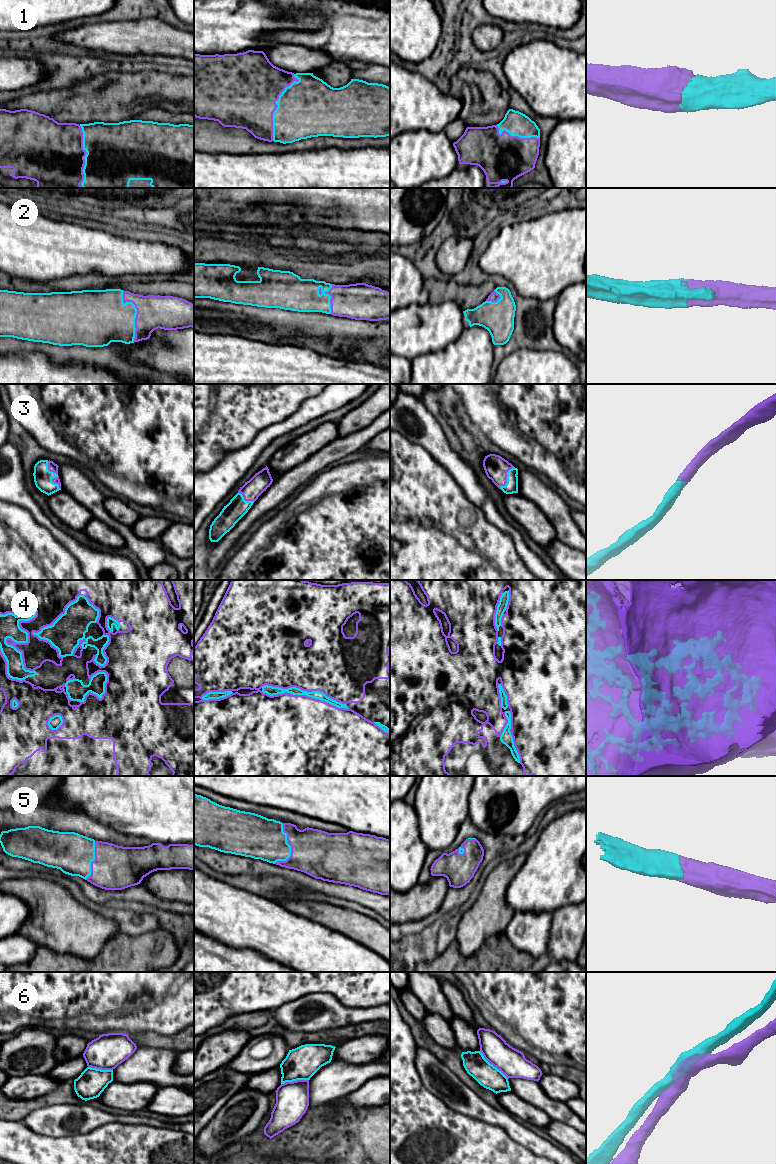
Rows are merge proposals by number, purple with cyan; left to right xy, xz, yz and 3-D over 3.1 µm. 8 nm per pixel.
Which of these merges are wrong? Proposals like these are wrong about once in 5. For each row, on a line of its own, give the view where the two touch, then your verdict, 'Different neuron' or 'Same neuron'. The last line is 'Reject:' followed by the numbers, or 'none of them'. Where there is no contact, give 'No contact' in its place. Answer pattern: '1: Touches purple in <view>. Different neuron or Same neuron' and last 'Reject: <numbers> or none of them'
1: Touches purple in xz. Same neuron
2: Touches purple in xy. Same neuron
3: Touches purple in yz. Same neuron
4: Touches purple in xy. Same neuron
5: Touches purple in xz. Same neuron
6: Touches purple in yz. Different neuron
Reject: 6

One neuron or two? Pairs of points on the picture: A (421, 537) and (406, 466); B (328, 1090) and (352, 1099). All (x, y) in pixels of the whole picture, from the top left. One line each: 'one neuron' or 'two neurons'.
A: one neuron
B: two neurons

